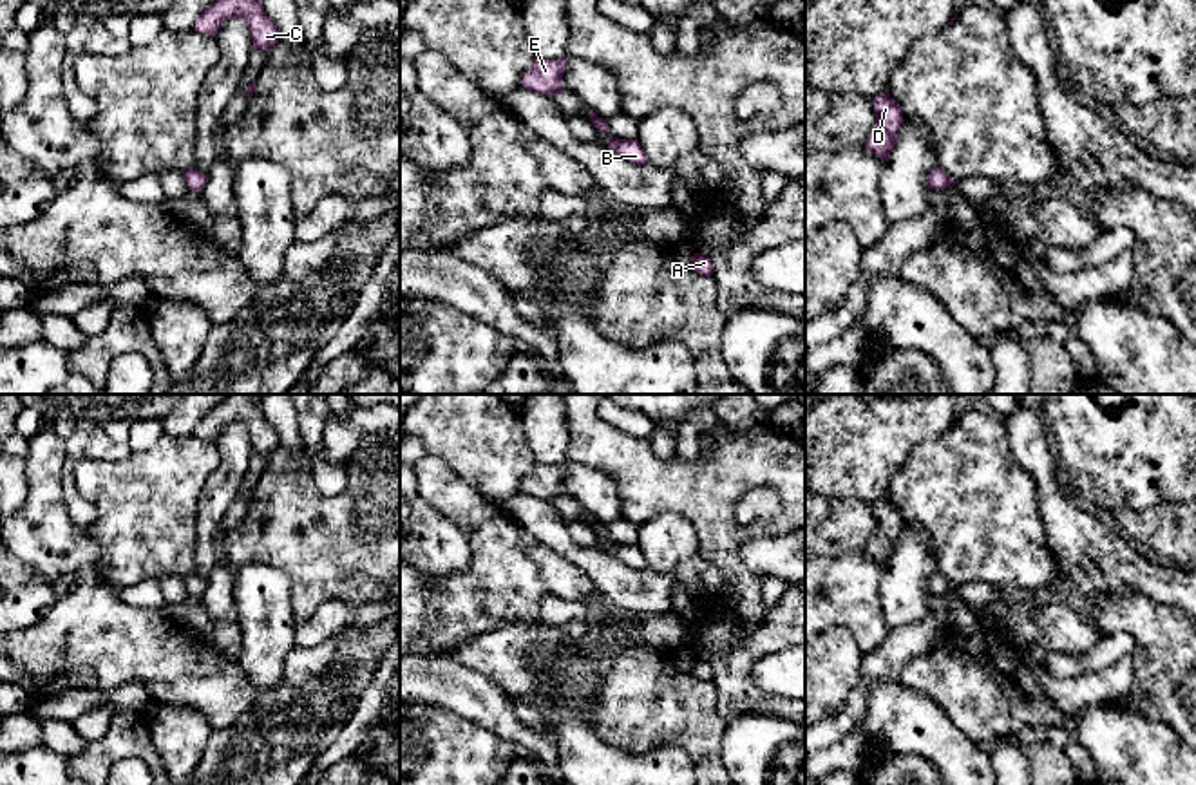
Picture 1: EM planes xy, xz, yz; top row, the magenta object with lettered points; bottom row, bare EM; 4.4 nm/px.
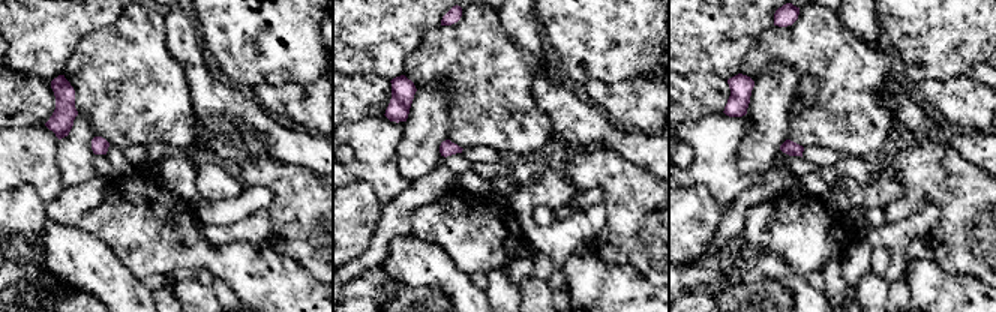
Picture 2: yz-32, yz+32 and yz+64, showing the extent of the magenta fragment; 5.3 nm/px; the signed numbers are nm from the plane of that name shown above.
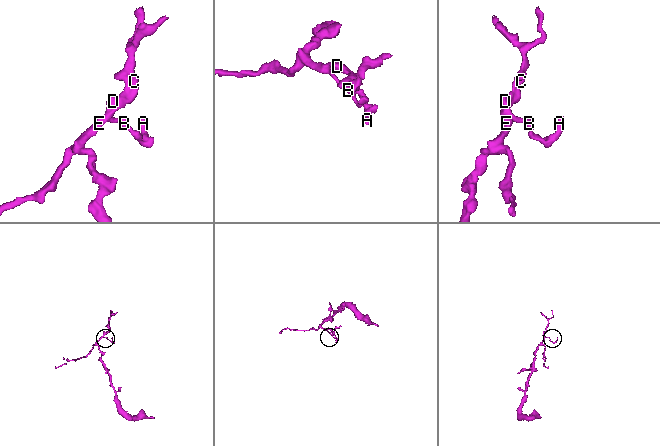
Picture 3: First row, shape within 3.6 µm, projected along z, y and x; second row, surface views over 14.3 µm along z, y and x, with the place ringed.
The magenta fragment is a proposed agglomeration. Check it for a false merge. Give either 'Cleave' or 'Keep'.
Keep

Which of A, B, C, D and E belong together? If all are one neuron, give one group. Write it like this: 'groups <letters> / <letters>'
groups A B C D E

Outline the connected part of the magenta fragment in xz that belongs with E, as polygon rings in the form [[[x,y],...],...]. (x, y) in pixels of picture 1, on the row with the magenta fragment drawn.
[[[568,56],[561,60],[536,58],[532,67],[523,76],[523,87],[545,96],[563,92],[565,90],[563,76],[566,71],[566,63]]]

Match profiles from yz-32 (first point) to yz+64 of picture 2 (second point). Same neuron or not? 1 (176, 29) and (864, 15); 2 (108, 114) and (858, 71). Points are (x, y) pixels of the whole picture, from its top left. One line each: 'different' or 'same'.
1: same
2: same

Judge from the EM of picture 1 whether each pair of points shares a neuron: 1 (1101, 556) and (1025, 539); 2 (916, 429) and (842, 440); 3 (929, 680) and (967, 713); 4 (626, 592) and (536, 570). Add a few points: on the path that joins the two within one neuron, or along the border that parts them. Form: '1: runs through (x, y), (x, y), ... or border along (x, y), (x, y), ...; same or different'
1: border along (1037, 503), (1059, 579); different
2: runs through (898, 429), (885, 429), (867, 440), (860, 440); same
3: runs through (938, 684), (958, 704); same
4: border along (563, 556), (587, 574), (598, 597); different

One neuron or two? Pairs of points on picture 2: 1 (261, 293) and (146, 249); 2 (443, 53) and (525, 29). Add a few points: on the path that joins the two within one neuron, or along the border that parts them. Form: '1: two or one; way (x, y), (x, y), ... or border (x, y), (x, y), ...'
1: one; way (233, 264), (191, 249), (174, 249)
2: two; border (498, 15), (504, 32), (519, 47), (534, 56)

